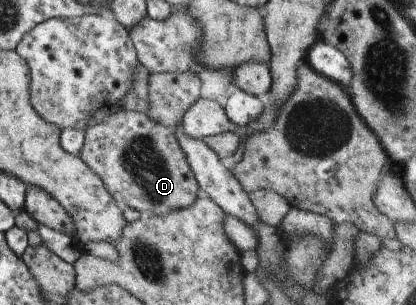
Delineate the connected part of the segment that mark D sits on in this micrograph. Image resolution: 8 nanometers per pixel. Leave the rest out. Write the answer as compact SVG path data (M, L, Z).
M117 110L101 123L84 131L78 156L103 181L114 201L142 214L165 215L193 205L198 183L171 128L149 119L146 114Z

